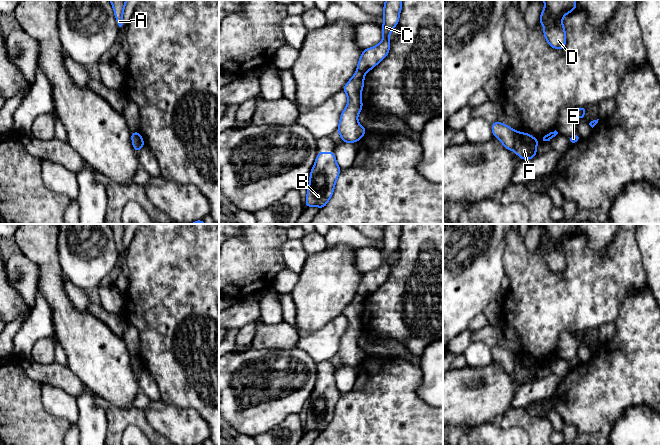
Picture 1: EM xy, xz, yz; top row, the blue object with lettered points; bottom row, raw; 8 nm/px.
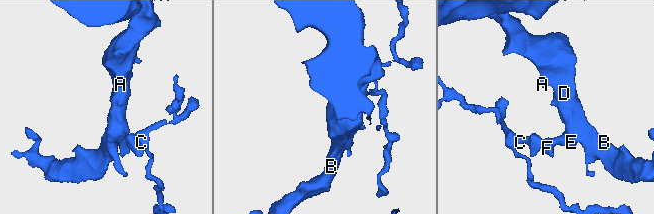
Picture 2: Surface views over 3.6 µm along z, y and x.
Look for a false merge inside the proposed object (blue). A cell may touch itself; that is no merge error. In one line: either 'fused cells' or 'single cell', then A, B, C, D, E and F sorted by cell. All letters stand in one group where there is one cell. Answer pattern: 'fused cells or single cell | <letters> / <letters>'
fused cells | A B D E F / C

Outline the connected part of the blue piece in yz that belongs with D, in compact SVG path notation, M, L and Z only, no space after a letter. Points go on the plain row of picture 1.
M543 224L545 232L539 245L543 250L543 258L552 272L563 274L566 269L565 251L562 248L564 240L576 234L575 224Z

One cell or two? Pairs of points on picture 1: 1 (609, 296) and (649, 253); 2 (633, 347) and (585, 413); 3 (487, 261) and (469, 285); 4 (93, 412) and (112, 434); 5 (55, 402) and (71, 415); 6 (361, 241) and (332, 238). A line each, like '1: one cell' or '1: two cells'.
1: two cells
2: one cell
3: one cell
4: two cells
5: one cell
6: one cell

